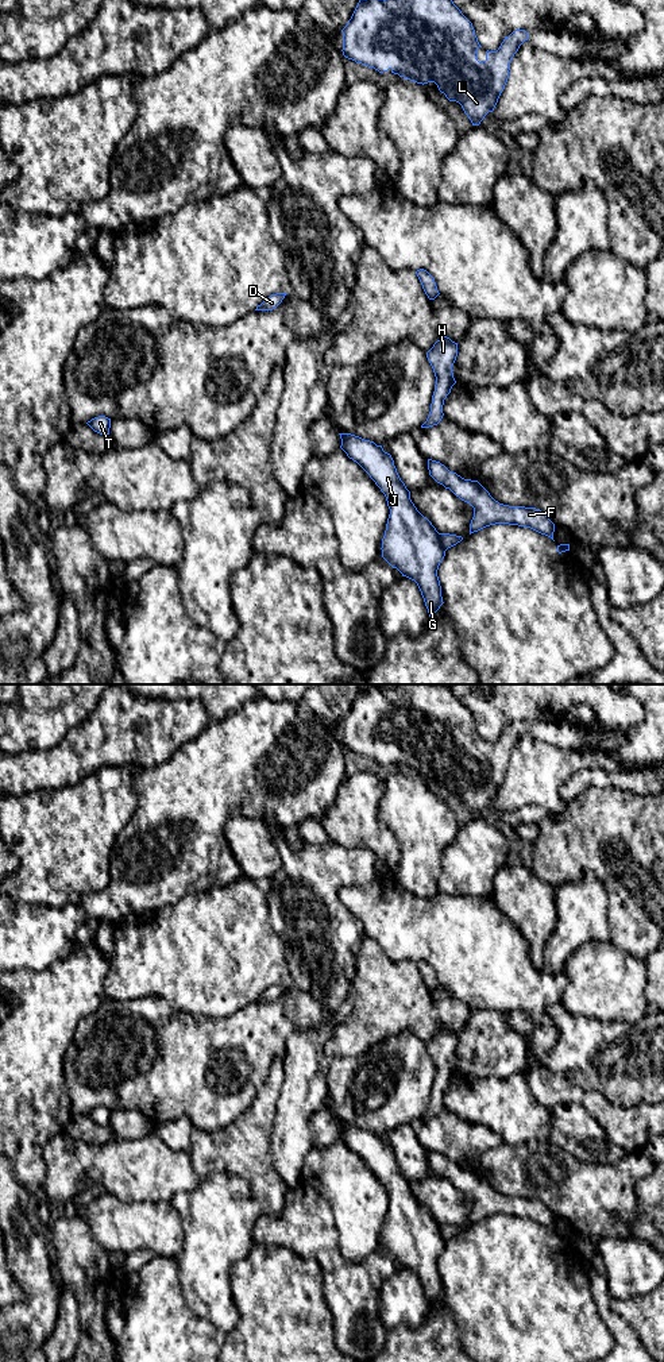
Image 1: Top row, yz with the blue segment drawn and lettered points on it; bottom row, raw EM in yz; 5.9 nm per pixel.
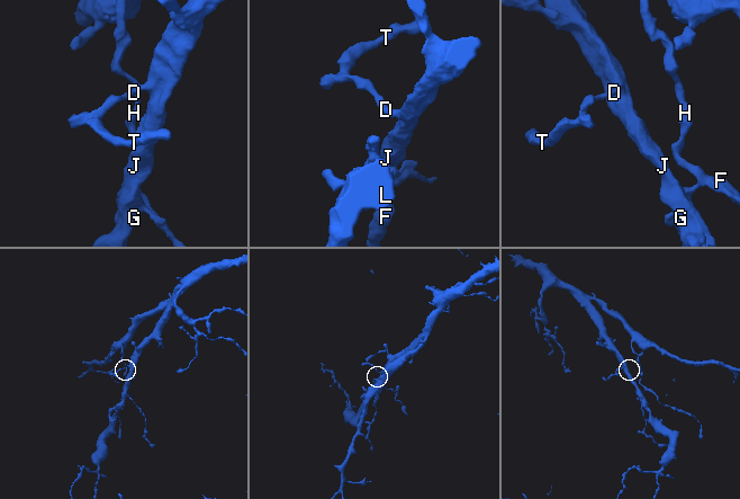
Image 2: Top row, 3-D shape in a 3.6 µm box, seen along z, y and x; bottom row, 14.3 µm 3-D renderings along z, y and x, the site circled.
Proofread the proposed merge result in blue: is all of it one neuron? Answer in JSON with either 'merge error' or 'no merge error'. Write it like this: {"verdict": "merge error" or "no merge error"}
{"verdict": "no merge error"}

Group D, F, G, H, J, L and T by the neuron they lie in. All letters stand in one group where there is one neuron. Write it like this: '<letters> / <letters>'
D F G H J L T

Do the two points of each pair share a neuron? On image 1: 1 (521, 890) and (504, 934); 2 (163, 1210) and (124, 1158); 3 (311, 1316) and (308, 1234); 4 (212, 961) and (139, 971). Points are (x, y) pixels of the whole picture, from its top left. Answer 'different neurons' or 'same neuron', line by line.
1: different neurons
2: different neurons
3: different neurons
4: same neuron

